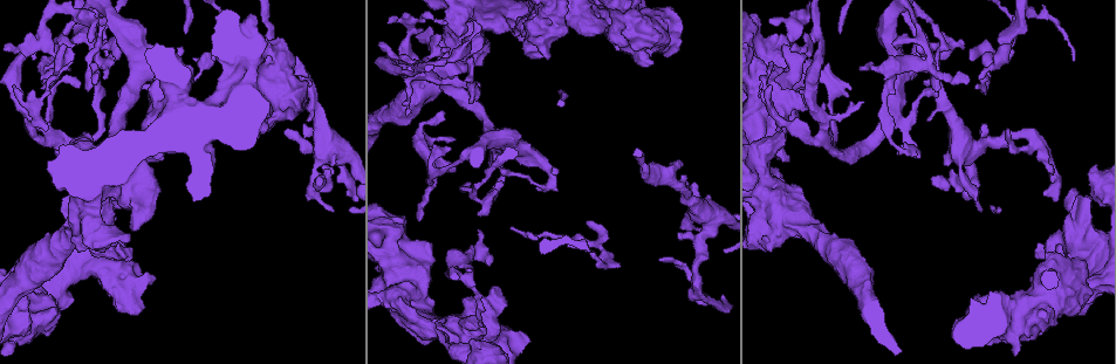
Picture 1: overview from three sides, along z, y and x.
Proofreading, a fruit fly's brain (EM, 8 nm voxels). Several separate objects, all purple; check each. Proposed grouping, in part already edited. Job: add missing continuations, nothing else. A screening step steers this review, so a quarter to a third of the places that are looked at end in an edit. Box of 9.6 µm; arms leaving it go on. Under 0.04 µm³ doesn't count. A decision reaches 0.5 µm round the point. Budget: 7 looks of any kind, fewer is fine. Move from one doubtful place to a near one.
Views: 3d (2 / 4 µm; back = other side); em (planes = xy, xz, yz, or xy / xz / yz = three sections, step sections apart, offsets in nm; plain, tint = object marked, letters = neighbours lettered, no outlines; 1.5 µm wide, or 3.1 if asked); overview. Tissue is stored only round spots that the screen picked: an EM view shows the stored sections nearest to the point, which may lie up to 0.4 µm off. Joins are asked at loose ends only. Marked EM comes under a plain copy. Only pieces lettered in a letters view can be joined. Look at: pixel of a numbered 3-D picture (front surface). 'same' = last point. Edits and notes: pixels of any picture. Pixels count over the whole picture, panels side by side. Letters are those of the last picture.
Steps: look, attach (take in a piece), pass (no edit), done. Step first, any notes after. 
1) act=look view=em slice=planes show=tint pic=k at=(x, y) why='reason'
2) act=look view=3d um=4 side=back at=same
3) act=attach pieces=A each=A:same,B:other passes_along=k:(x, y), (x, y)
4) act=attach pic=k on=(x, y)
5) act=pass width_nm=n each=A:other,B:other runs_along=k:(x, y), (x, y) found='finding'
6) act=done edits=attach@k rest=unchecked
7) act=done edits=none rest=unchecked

act=look view=3d um=4 pic=1 at=(388, 23) why='an open end'

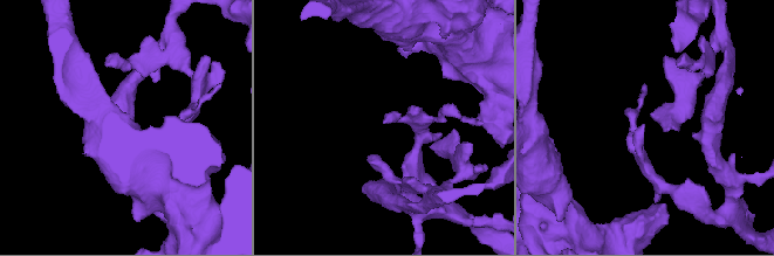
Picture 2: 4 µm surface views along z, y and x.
act=look view=em slice=planes show=letters pic=2 at=(385, 123) why='need the tissue'

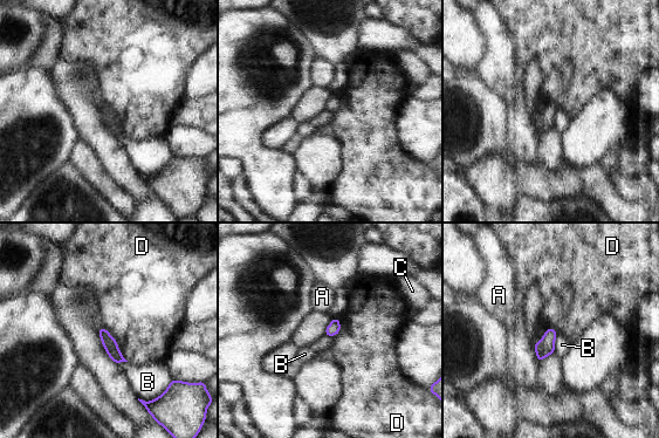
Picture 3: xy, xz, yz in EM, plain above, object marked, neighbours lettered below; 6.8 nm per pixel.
act=pass each=A:other,B:other,C:other,D:other border=3:(102, 326), (128, 361) found='no lettered piece goes on from it'

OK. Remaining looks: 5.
act=look view=em um=3.1 slice=planes show=letters pic=1 at=(485, 52) why='an open end'

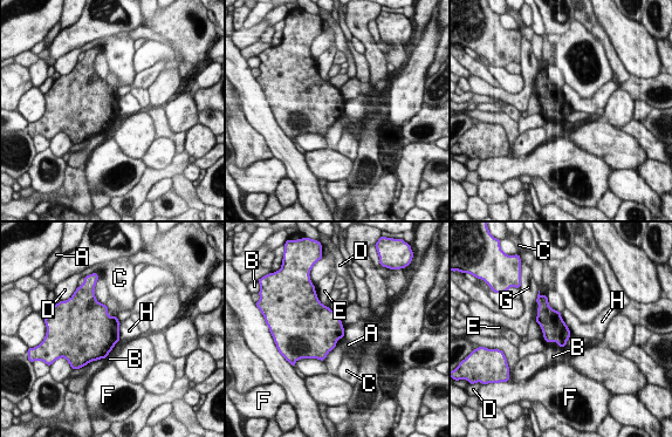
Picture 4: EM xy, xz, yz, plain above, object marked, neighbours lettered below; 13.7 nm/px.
act=pass each=A:other,B:other,C:other,D:other,E:other,F:other,G:other,H:other border=4:(121, 322), (118, 340) found='no lettered piece goes on from it'

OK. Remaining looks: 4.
act=look view=3d um=4 pic=1 at=(79, 87) why='free end'

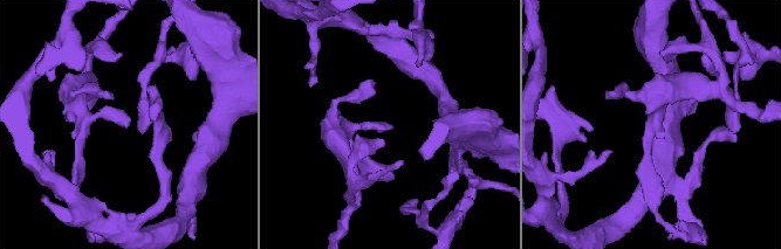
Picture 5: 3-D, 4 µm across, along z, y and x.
act=look view=em slice=planes show=letters pic=5 at=(127, 126)

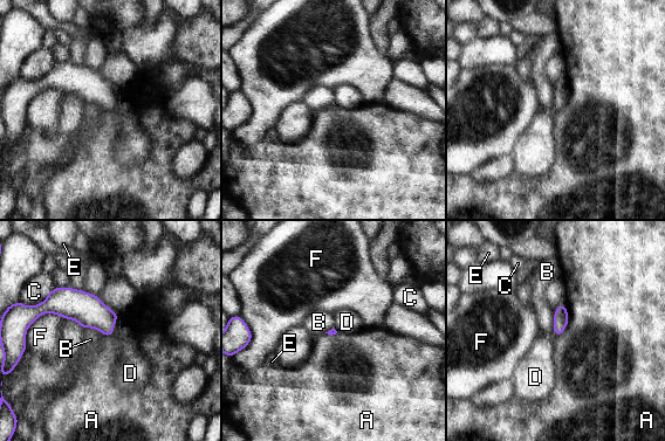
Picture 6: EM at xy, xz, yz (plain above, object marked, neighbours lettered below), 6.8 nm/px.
act=pass each=A:other,B:other,C:other,D:other,E:other,F:other found='none of them fits'

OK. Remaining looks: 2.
act=done edits=none rest=unchecked

